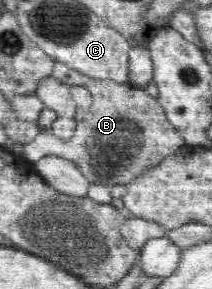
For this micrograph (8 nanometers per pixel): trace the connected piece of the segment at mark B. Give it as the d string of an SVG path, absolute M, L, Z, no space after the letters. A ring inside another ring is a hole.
M58 60L54 61L51 75L63 83L87 87L93 102L76 123L73 138L61 140L45 128L35 136L35 140L25 144L21 156L27 161L35 164L41 158L53 154L73 161L91 185L111 188L115 184L126 185L149 168L160 165L186 144L181 131L168 121L160 102L143 88L103 78L89 78Z

